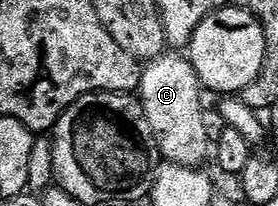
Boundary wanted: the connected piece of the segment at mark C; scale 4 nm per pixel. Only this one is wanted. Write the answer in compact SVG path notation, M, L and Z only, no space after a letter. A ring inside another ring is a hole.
M167 53L149 60L142 68L137 94L157 154L165 162L181 167L197 168L202 165L211 154L212 141L204 134L204 124L200 118L204 110L204 103L201 103L204 91L189 58L182 53Z

